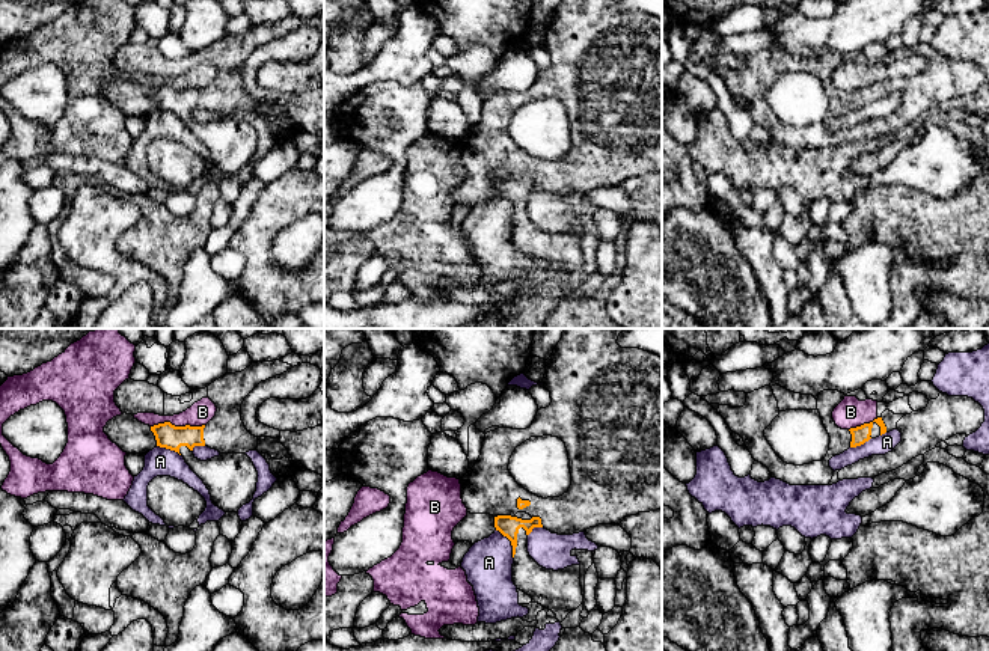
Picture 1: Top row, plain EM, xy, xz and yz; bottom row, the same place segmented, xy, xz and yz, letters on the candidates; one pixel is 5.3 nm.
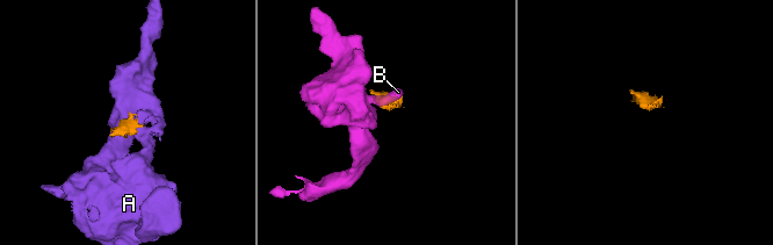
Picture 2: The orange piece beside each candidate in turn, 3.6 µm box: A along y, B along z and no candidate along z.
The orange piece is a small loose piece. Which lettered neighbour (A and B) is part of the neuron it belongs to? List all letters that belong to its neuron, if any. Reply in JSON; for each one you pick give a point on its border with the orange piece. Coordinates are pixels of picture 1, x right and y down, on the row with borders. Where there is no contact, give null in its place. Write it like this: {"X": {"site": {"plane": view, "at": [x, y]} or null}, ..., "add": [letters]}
{"add": []}

